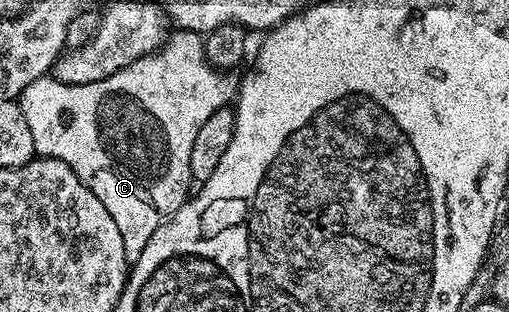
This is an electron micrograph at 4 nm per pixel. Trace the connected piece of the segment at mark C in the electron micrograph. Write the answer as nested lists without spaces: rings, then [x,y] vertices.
[[[176,31],[155,53],[130,63],[130,67],[122,67],[122,71],[118,71],[106,79],[98,79],[98,83],[67,85],[51,75],[40,77],[34,83],[30,83],[30,87],[26,87],[26,91],[20,93],[18,104],[22,115],[26,115],[30,135],[34,135],[36,153],[40,157],[53,157],[66,163],[66,167],[70,167],[74,171],[74,175],[78,175],[78,179],[82,179],[82,183],[86,183],[86,187],[90,187],[90,191],[94,191],[94,195],[98,195],[102,207],[106,207],[106,211],[110,211],[110,219],[114,219],[118,231],[122,231],[122,247],[126,247],[126,259],[131,263],[138,259],[138,255],[142,255],[142,247],[146,247],[146,243],[150,243],[150,235],[154,235],[154,231],[158,231],[160,224],[167,221],[172,214],[178,211],[178,207],[182,207],[188,200],[190,190],[194,185],[190,175],[190,147],[194,147],[194,138],[198,136],[198,130],[201,129],[202,123],[206,123],[206,119],[210,119],[210,115],[214,115],[214,111],[225,108],[235,98],[238,92],[238,81],[235,76],[233,78],[231,76],[233,76],[231,72],[217,71],[212,68],[206,59],[204,37],[201,34]]]

